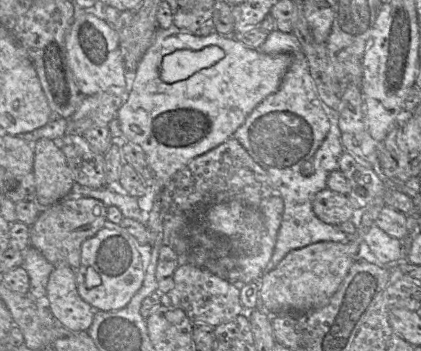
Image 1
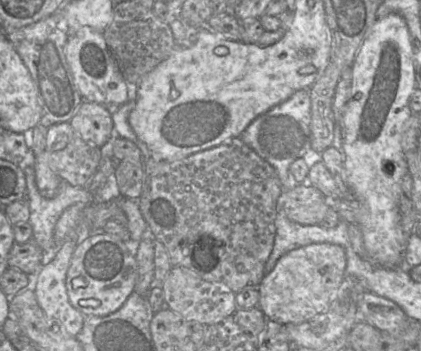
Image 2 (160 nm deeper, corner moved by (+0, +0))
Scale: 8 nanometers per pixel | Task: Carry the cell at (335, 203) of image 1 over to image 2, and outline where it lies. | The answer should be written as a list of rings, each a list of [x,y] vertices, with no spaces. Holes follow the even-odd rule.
[[[300,183],[290,190],[283,190],[278,199],[277,213],[283,209],[287,217],[293,222],[302,225],[317,225],[323,220],[327,208],[326,197],[317,188],[309,183]]]

